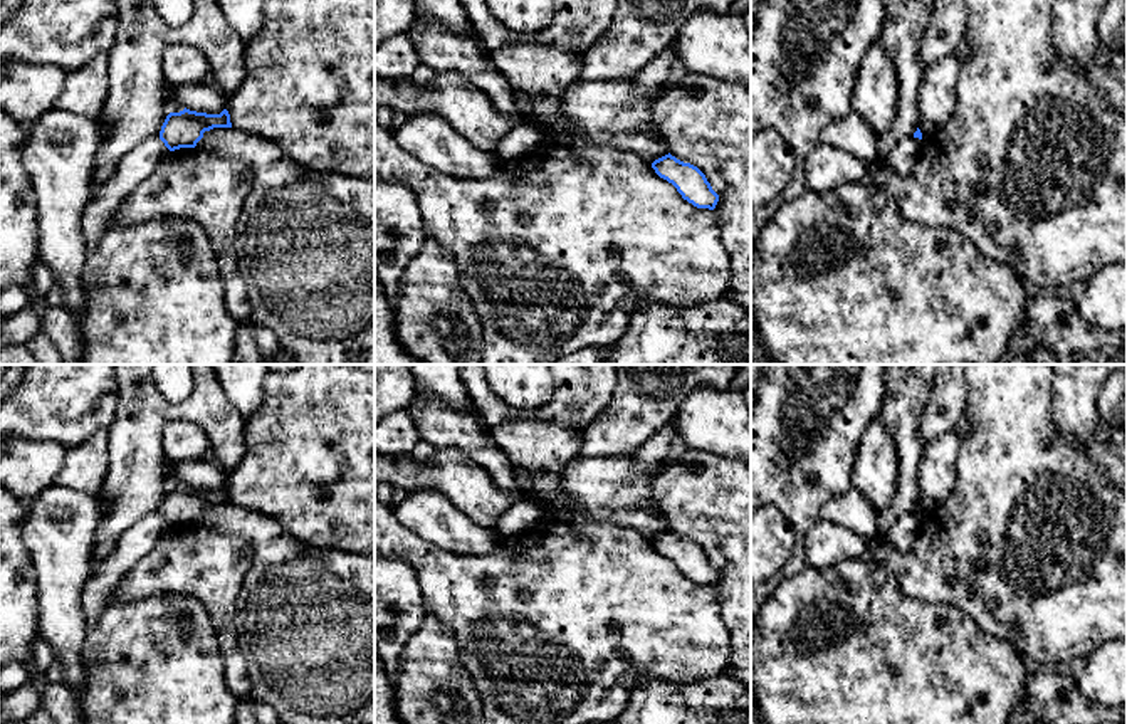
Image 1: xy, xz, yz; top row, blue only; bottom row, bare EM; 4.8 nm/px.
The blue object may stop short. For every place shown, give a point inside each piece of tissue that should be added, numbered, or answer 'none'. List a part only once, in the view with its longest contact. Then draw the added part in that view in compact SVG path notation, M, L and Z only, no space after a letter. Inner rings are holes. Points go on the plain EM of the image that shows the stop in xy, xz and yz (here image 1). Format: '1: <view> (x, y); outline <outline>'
1: xy (135, 543); outline M160 512L139 519L119 536L114 553L92 569L81 598L87 632L96 627L124 573L158 544L168 527Z

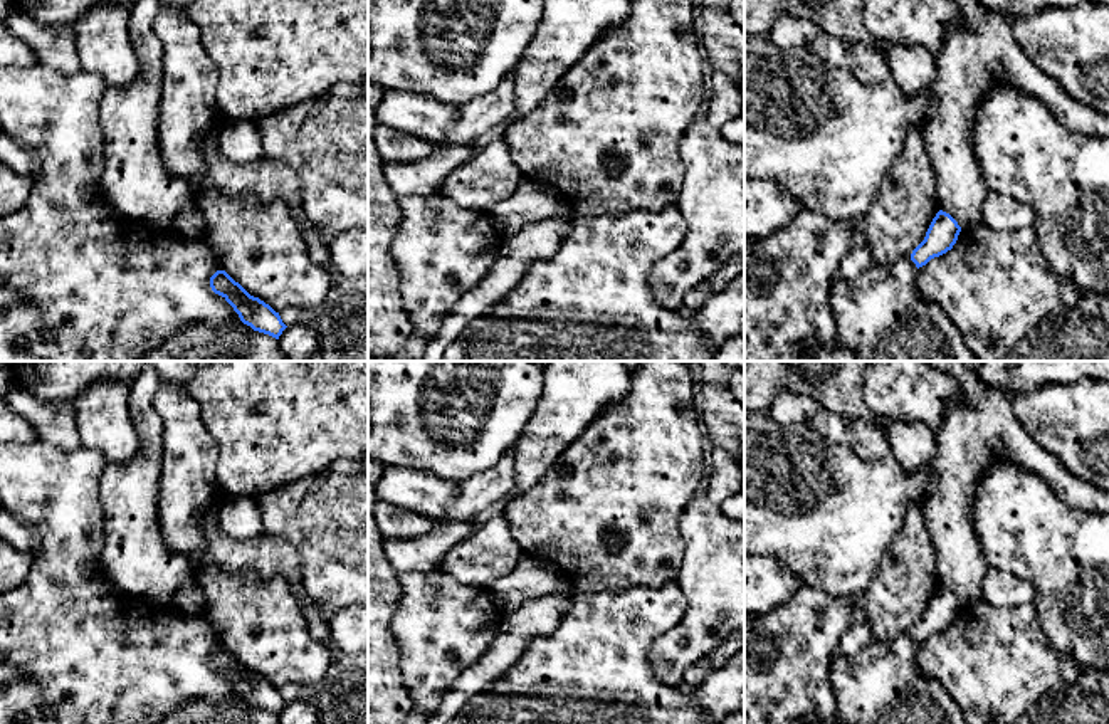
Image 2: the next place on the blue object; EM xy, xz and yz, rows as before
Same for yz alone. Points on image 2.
none

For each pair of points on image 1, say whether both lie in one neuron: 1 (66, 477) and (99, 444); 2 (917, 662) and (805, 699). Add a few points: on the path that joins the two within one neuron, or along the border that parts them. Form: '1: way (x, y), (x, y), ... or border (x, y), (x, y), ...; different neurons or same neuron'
1: way (74, 469), (91, 452); same neuron
2: way (889, 691), (833, 691); same neuron

